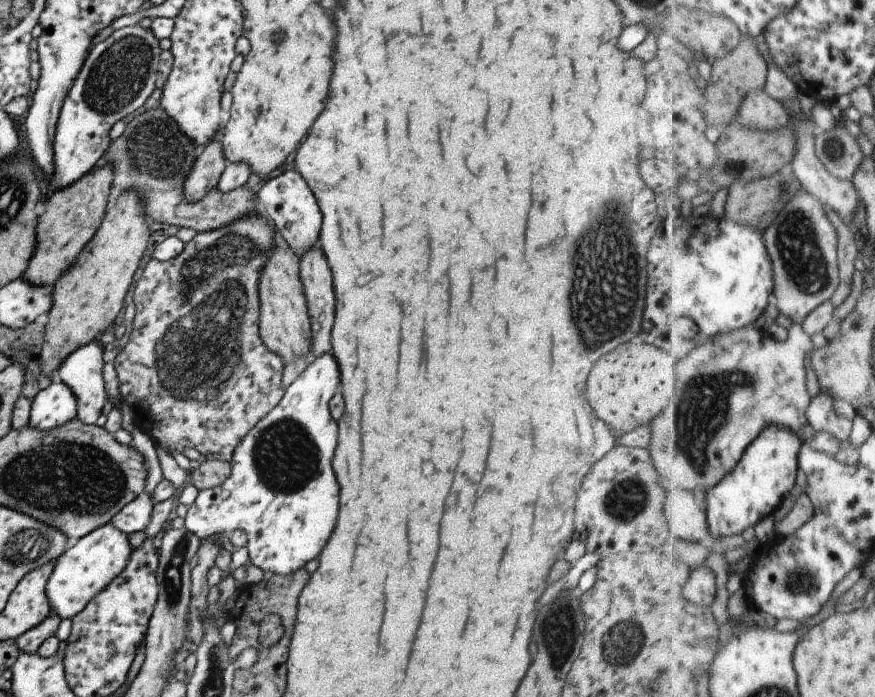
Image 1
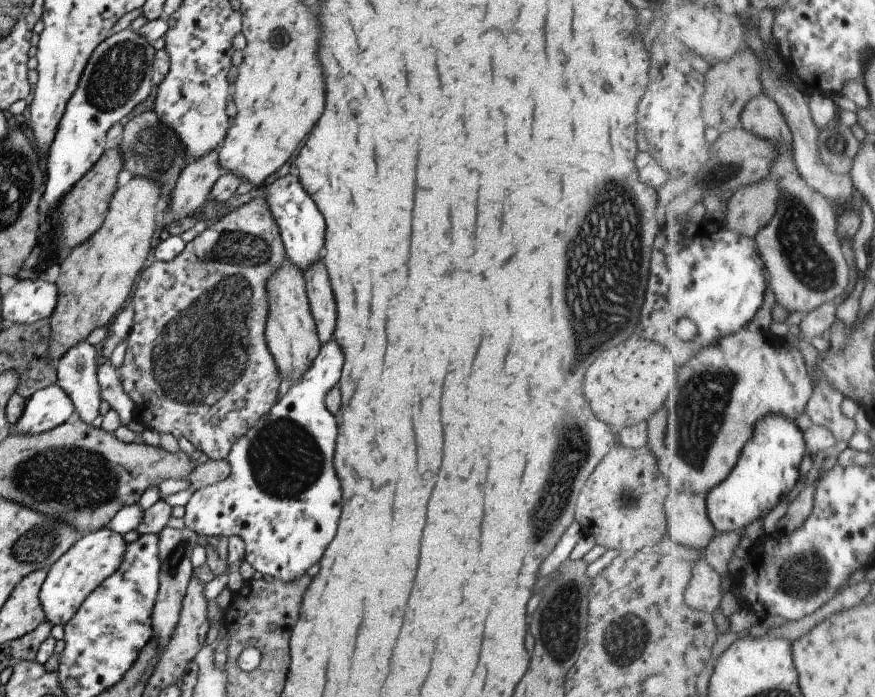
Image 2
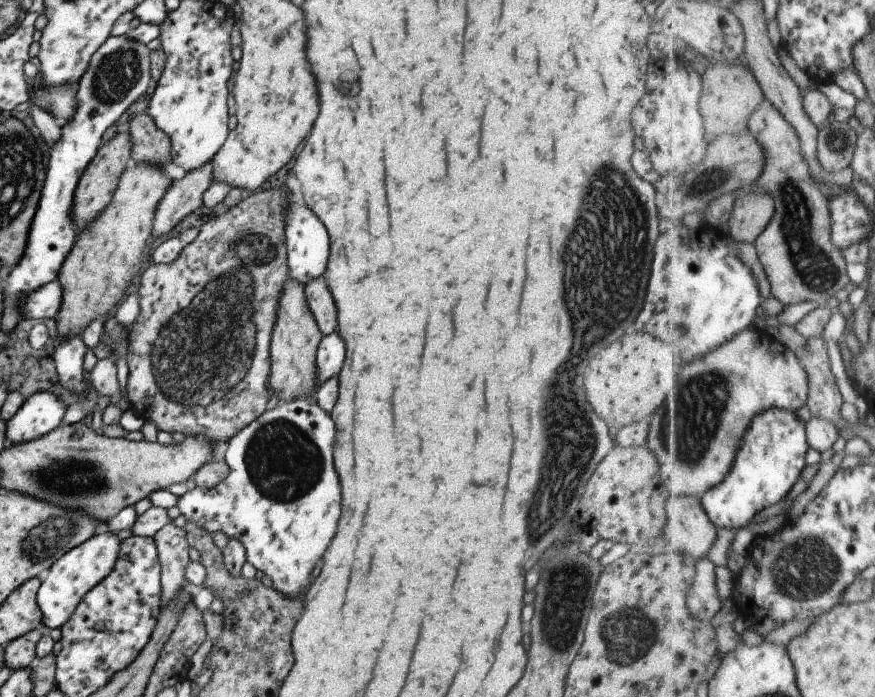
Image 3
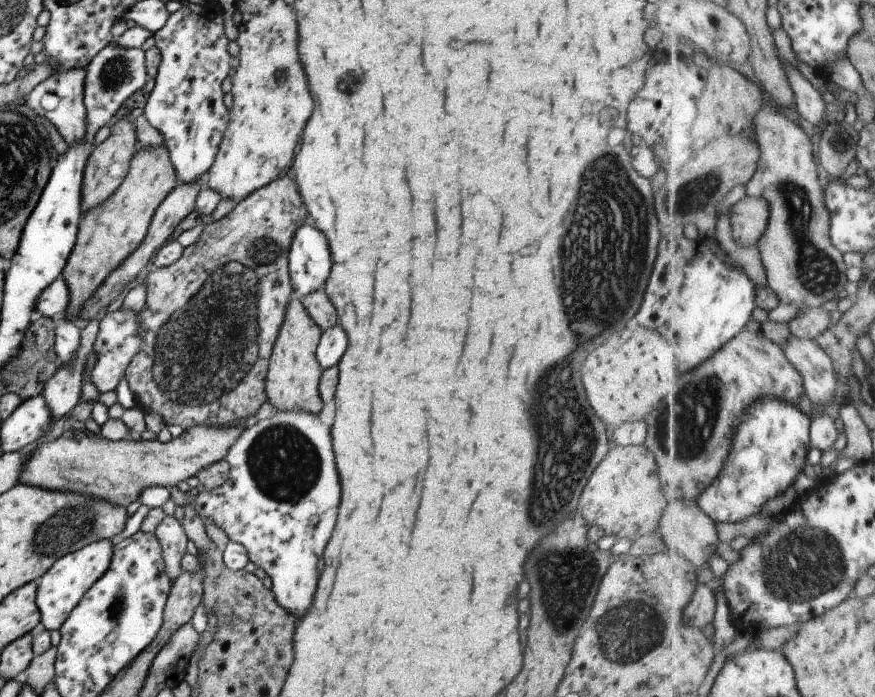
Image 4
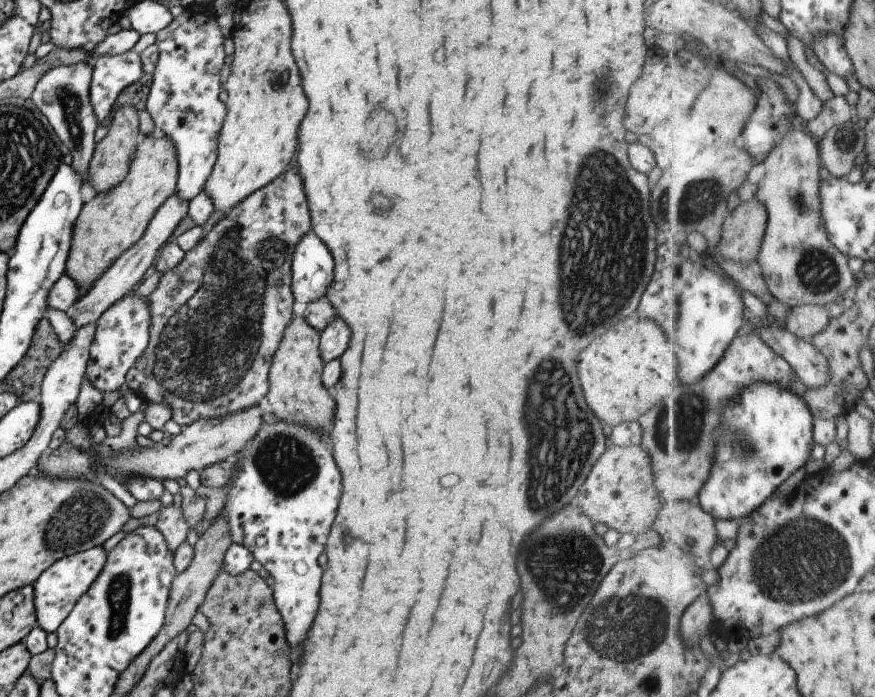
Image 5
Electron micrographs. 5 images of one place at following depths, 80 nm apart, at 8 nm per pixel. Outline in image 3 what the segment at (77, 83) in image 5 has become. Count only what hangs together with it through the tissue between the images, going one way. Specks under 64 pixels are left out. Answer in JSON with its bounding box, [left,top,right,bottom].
[32,84,77,128]

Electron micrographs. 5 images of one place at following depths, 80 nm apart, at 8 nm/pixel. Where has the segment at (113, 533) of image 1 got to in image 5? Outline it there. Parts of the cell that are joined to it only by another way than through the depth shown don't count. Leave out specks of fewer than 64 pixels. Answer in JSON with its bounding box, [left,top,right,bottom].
[34,546,108,633]

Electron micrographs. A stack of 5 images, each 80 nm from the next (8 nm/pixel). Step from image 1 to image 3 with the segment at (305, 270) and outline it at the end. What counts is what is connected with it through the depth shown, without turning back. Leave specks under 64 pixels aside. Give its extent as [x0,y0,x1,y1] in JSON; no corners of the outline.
[305,279,336,334]

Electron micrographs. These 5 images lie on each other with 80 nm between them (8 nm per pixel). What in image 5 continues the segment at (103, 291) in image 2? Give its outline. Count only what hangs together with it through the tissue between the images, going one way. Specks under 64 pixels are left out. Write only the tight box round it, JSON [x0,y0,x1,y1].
[65,132,178,296]

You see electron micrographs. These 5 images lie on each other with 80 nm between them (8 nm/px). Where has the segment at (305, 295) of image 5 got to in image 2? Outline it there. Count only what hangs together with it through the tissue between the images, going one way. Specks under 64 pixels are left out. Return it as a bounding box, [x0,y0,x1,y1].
[258,175,324,272]

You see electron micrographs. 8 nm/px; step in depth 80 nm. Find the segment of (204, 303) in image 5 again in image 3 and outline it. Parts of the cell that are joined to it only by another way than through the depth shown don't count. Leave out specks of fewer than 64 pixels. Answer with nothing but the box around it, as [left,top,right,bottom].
[126,184,291,442]

